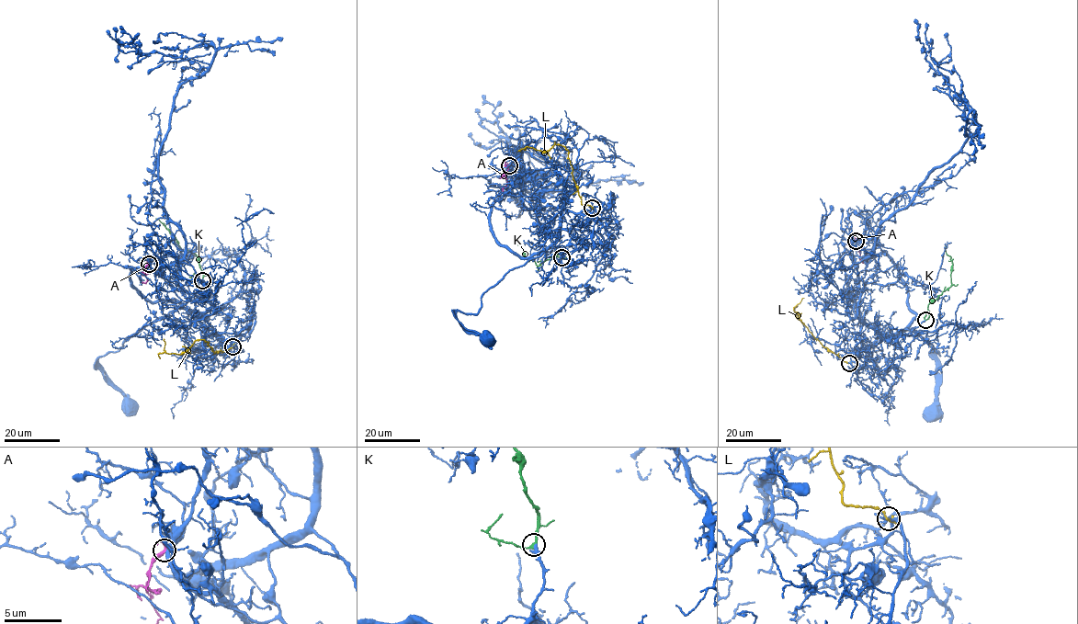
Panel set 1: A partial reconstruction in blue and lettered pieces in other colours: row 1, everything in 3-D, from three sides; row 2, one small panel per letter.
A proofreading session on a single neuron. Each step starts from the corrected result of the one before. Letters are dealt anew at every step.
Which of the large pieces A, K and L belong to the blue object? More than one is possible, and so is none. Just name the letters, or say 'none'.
K

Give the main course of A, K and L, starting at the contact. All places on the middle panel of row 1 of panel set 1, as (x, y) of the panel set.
A: (509, 165), (505, 164), (508, 169), (504, 175), (508, 181), (503, 192)
K: (561, 257), (558, 252), (558, 255), (538, 266), (535, 261), (526, 257), (521, 246), (515, 243)
L: (593, 208), (581, 203), (565, 147), (556, 144), (543, 152), (527, 147), (524, 150)

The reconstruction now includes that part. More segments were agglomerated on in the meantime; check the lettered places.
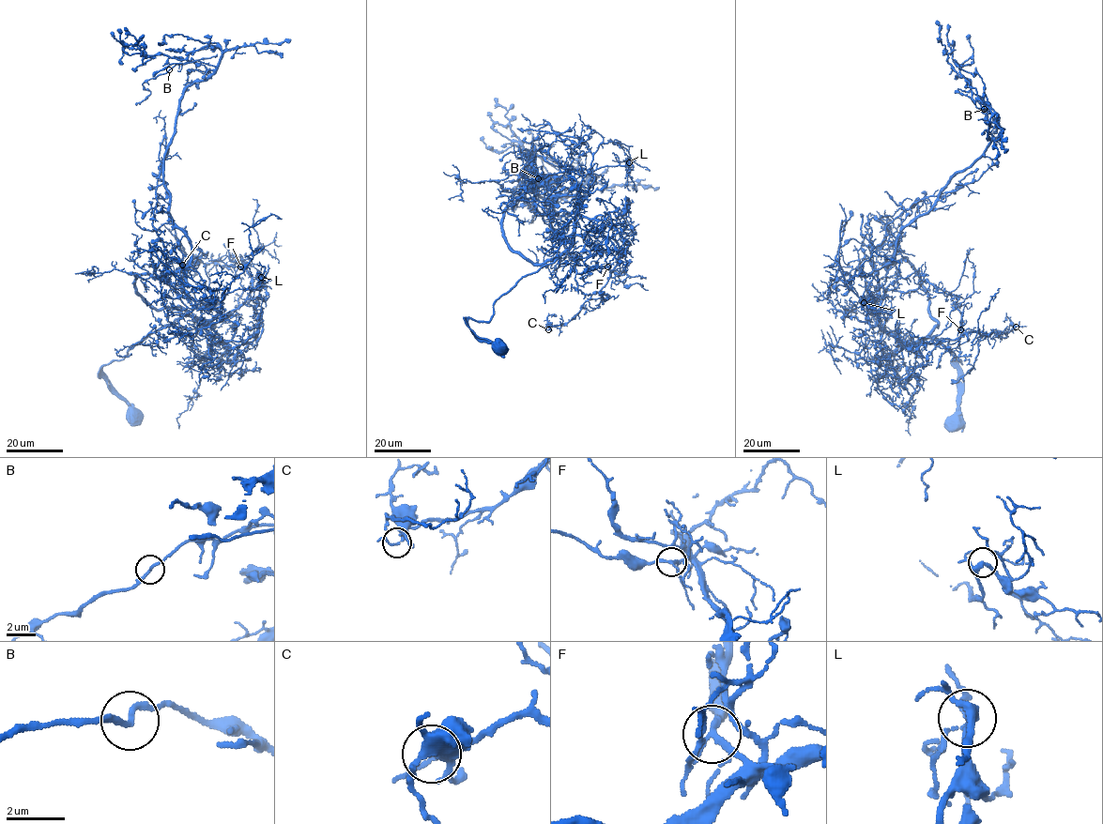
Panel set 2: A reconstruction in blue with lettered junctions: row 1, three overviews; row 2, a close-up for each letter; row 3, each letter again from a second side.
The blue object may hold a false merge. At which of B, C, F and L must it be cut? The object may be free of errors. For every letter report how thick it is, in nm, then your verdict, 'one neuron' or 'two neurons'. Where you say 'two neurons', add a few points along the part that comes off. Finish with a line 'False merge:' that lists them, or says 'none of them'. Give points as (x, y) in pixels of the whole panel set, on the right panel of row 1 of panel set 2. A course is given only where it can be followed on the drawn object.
B: 180 nm thick; one neuron
C: 140 nm thick; one neuron
F: 170 nm thick; two neurons; foreign part runs (960, 329), (961, 314), (955, 305)
L: 240 nm thick; one neuron
False merge: F

